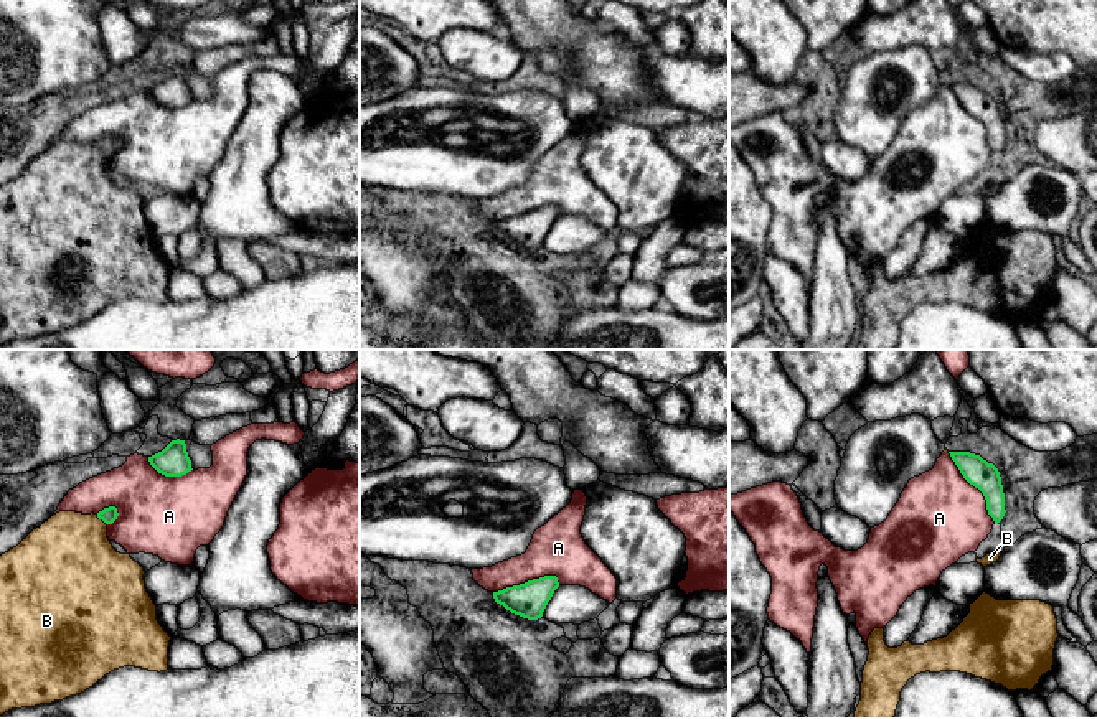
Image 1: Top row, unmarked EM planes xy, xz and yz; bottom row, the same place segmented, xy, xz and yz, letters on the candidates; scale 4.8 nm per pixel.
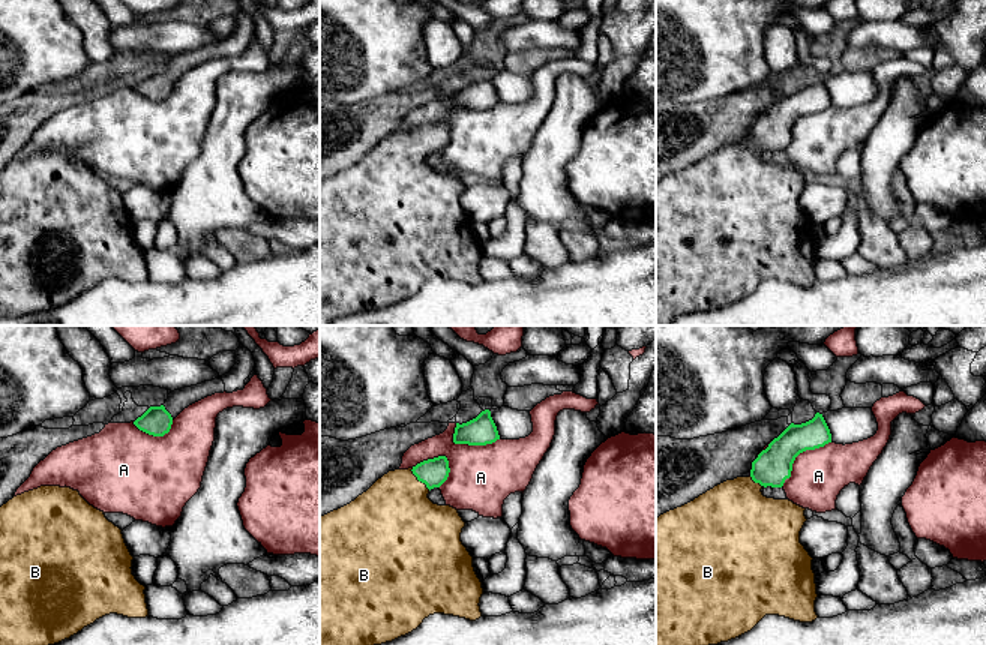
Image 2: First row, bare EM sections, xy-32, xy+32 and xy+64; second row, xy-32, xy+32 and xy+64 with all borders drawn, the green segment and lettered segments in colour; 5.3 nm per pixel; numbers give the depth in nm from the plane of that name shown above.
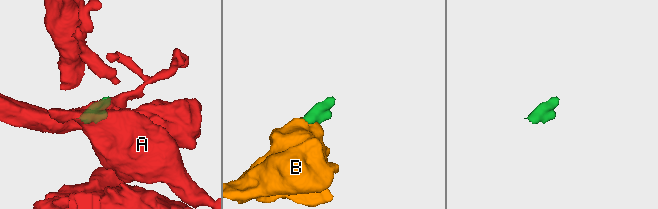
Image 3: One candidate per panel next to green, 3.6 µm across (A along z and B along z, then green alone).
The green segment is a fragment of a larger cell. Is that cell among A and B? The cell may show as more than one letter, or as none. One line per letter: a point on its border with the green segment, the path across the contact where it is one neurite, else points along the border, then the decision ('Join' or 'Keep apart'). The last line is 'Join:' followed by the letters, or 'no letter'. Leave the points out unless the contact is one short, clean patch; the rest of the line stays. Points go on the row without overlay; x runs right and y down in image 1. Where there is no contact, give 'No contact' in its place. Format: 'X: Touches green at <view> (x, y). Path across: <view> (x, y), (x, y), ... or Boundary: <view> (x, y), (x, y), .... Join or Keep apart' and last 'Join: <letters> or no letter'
A: Touches green at yz (975, 117). Keep apart
B: Touches green at xy (101, 149). Join
Join: B

